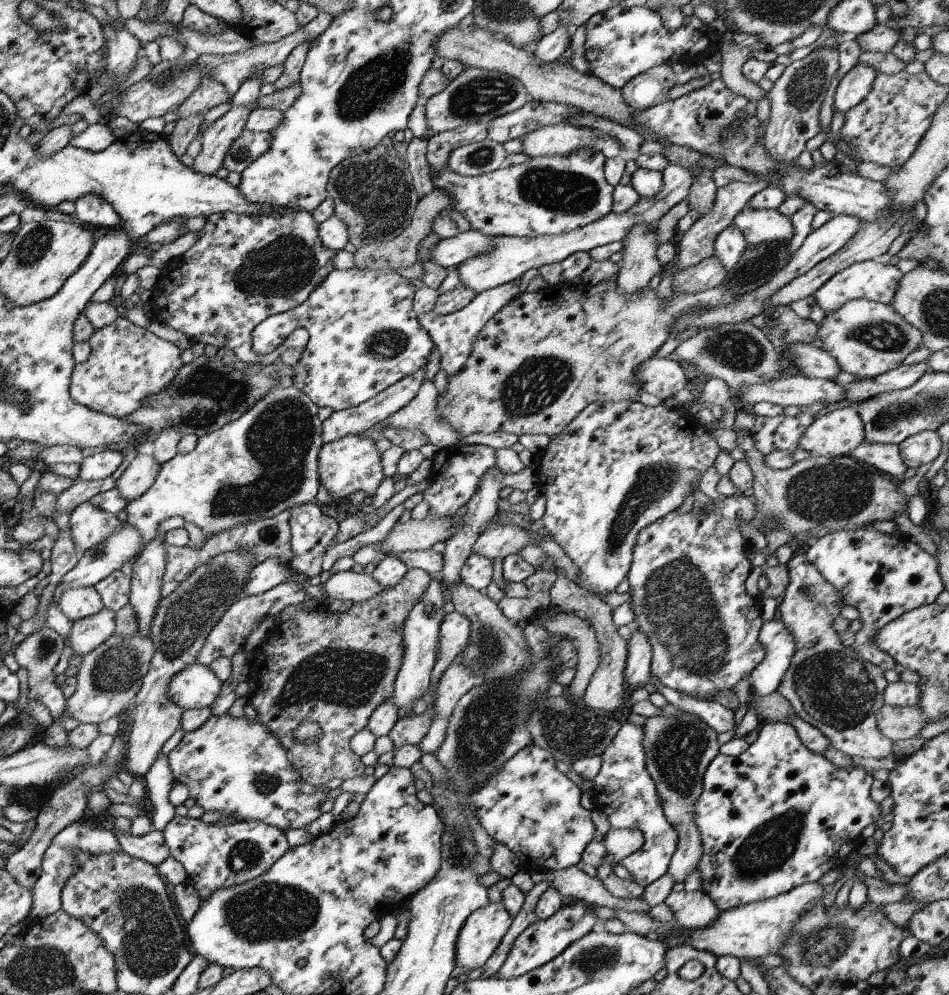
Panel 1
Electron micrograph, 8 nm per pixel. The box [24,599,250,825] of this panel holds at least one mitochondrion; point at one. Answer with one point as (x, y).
(118, 668)

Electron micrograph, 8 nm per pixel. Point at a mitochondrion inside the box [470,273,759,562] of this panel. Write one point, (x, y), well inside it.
(539, 381)

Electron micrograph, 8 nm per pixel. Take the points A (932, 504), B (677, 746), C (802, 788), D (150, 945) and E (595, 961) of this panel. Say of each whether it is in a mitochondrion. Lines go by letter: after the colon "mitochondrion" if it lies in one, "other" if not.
A: other
B: mitochondrion
C: other
D: mitochondrion
E: mitochondrion

